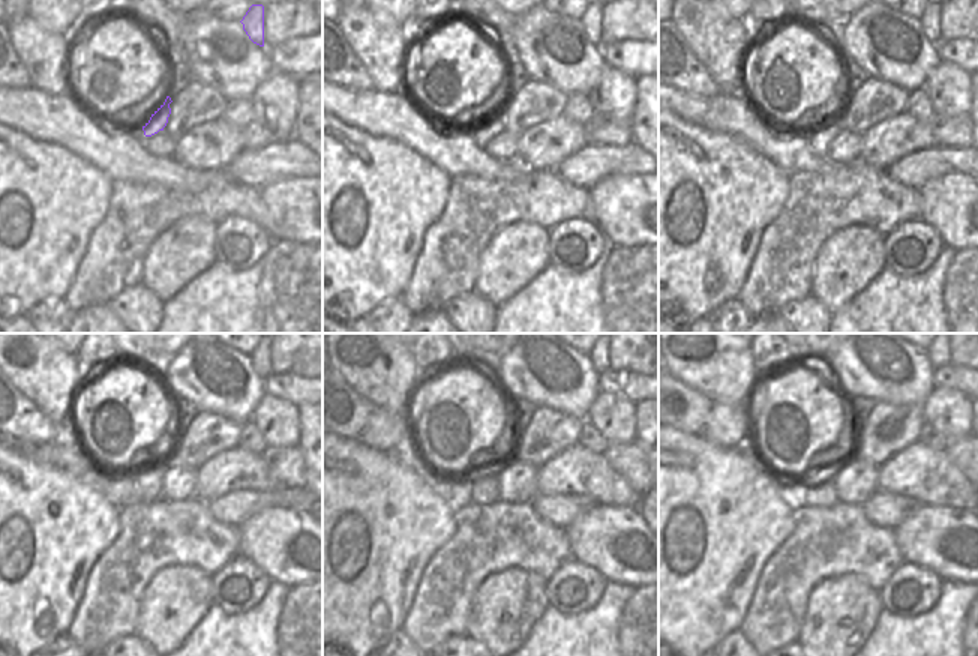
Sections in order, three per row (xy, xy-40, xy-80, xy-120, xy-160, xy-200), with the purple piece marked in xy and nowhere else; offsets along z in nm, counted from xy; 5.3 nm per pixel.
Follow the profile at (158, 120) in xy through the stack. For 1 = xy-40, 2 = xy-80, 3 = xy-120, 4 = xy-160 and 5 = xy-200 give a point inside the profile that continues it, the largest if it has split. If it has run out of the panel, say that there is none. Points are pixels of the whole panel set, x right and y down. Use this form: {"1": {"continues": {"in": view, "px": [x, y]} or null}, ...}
{"1": {"continues": {"in": "xy-40", "px": [492, 126]}}, "2": {"continues": {"in": "xy-80", "px": [819, 137]}}, "3": {"continues": {"in": "xy-120", "px": [149, 478]}}, "4": {"continues": {"in": "xy-160", "px": [483, 490]}}, "5": {"continues": {"in": "xy-200", "px": [819, 490]}}}

